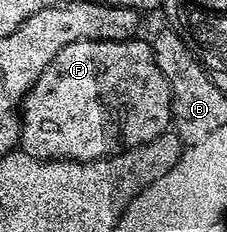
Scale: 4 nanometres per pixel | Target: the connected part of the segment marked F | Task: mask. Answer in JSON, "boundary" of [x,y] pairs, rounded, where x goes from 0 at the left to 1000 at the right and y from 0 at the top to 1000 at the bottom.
{"boundary":[[[626,172],[300,185],[300,203],[282,203],[264,220],[264,237],[247,237],[247,254],[229,254],[229,272],[211,272],[211,289],[194,289],[194,323],[176,323],[176,341],[159,341],[159,358],[115,397],[115,418],[97,435],[88,474],[97,509],[93,655],[141,668],[163,694],[436,694],[463,677],[502,677],[520,659],[555,659],[568,642],[612,642],[621,625],[656,625],[665,608],[736,569],[758,539],[740,341],[722,341],[705,289],[687,289],[674,190],[656,172]]]}

